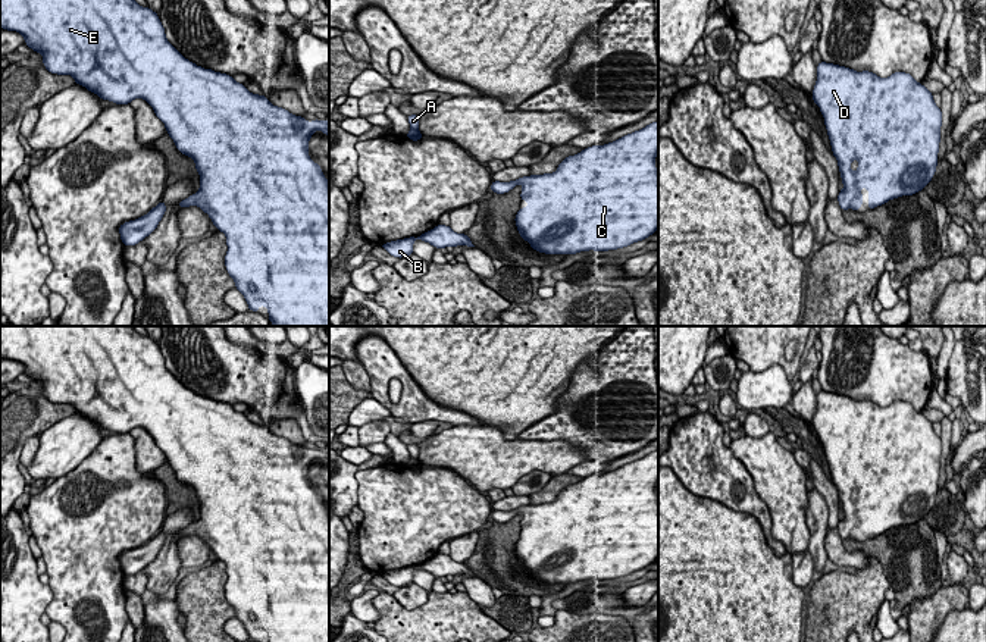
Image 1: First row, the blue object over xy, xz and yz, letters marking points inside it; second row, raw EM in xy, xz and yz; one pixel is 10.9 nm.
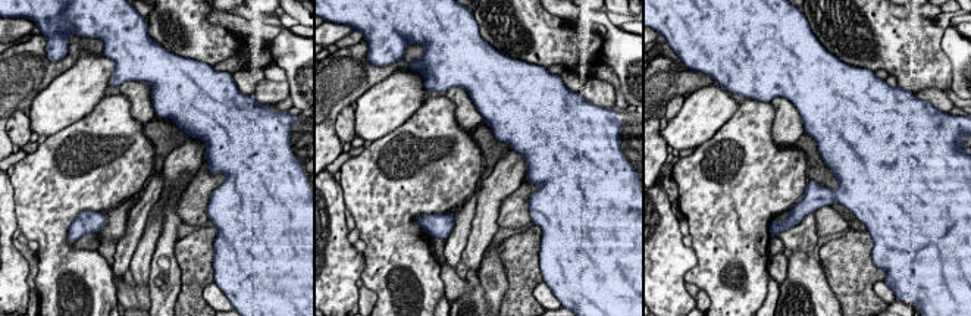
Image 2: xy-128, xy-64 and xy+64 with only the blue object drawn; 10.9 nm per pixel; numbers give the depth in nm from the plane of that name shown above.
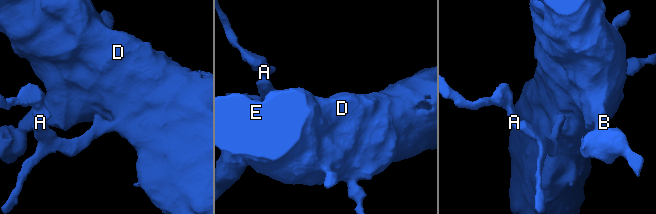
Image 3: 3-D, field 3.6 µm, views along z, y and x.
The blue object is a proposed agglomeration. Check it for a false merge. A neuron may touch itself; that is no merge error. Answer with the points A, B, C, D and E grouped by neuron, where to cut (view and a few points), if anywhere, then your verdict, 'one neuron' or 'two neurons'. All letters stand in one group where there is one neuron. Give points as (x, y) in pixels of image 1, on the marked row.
A B C D E | no cut | one neuron

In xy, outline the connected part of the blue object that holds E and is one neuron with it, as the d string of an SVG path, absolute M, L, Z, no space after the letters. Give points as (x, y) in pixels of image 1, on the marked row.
M0 0L0 28L16 31L25 38L25 44L43 54L44 68L57 75L71 75L75 84L85 87L101 100L115 104L129 104L134 98L145 100L156 116L165 123L166 132L176 148L191 157L200 175L200 188L195 194L179 201L179 209L197 206L209 214L213 225L226 235L228 251L225 254L226 272L235 282L235 288L244 295L248 310L257 311L265 306L273 326L329 326L329 182L319 163L309 157L309 141L316 131L329 137L329 122L295 116L288 110L273 106L266 95L250 93L244 84L231 75L204 69L185 59L168 40L159 15L135 0Z

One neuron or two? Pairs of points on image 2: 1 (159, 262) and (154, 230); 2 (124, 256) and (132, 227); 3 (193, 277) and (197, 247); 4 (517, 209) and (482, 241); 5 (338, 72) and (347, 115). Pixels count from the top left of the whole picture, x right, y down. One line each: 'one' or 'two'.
1: two
2: one
3: one
4: two
5: two

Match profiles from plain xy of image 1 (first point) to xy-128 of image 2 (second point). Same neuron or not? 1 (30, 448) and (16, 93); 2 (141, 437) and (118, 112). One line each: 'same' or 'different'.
1: different
2: different

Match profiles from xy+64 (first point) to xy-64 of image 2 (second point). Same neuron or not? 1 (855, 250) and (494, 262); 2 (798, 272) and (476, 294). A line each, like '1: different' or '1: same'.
1: different
2: same

